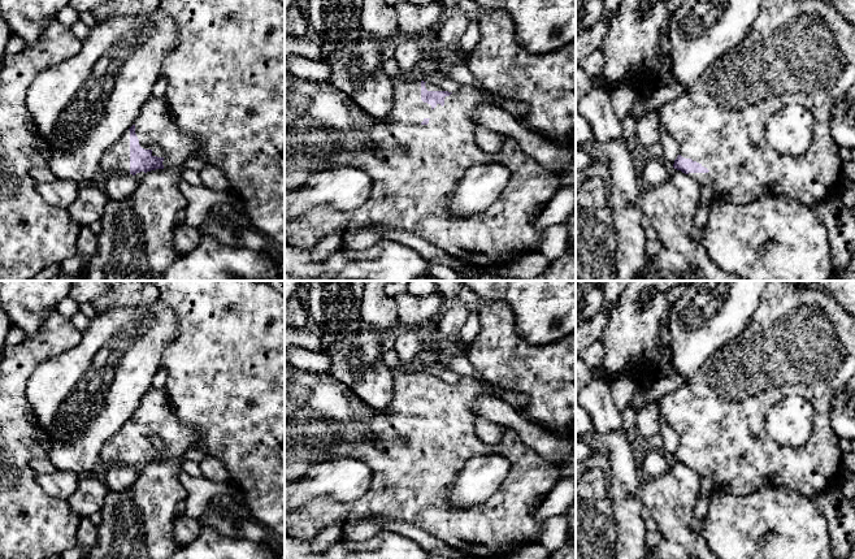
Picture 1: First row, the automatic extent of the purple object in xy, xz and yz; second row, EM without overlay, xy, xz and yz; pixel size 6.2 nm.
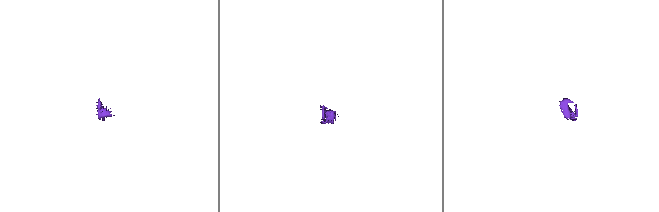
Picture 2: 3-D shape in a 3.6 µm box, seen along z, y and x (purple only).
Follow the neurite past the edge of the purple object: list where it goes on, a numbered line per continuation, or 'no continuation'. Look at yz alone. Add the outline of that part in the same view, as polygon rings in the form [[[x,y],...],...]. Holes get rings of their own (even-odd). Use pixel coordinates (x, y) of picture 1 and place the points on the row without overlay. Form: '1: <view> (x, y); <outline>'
1: yz (801, 341); [[[768,281],[761,292],[761,302],[758,306],[758,311],[754,313],[750,324],[746,329],[734,339],[728,342],[724,347],[716,351],[702,368],[681,387],[664,395],[659,402],[659,412],[667,421],[667,424],[677,433],[680,446],[685,450],[691,450],[707,459],[708,464],[689,464],[702,478],[707,477],[713,484],[716,490],[732,494],[732,495],[747,495],[758,491],[759,489],[768,486],[769,480],[774,480],[774,486],[784,486],[791,491],[813,499],[817,494],[829,488],[829,484],[841,476],[843,469],[842,456],[838,442],[839,438],[834,433],[830,421],[832,399],[834,394],[841,390],[849,380],[855,374],[855,318],[833,298],[833,295],[819,285],[804,286],[790,285],[787,281]],[[789,395],[800,395],[811,402],[815,410],[813,432],[810,441],[800,447],[785,447],[776,443],[765,432],[764,420],[765,413],[773,403],[787,398]]]

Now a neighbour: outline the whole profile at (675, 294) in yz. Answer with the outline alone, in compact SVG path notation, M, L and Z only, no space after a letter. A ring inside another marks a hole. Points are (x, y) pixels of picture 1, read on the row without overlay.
M685 282L665 294L672 306L682 296L689 285L690 282Z

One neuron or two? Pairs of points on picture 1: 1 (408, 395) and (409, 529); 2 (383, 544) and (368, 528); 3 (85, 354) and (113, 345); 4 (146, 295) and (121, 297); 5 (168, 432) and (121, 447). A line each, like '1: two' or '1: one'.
1: two
2: two
3: one
4: one
5: one

